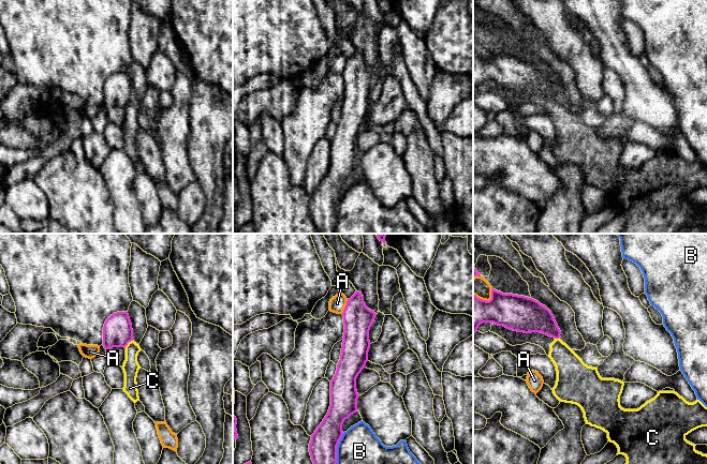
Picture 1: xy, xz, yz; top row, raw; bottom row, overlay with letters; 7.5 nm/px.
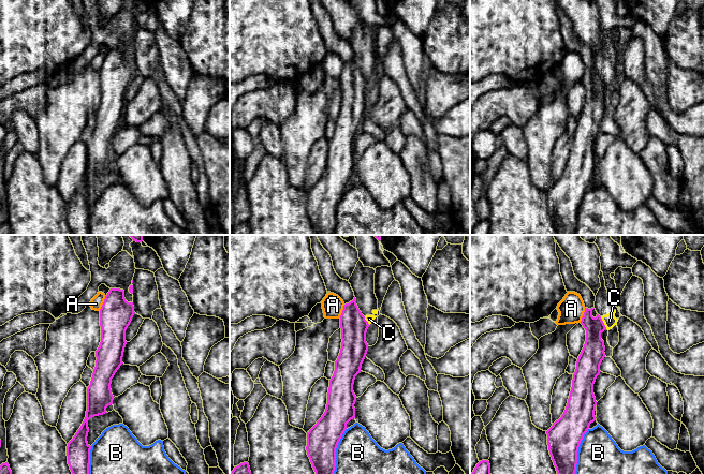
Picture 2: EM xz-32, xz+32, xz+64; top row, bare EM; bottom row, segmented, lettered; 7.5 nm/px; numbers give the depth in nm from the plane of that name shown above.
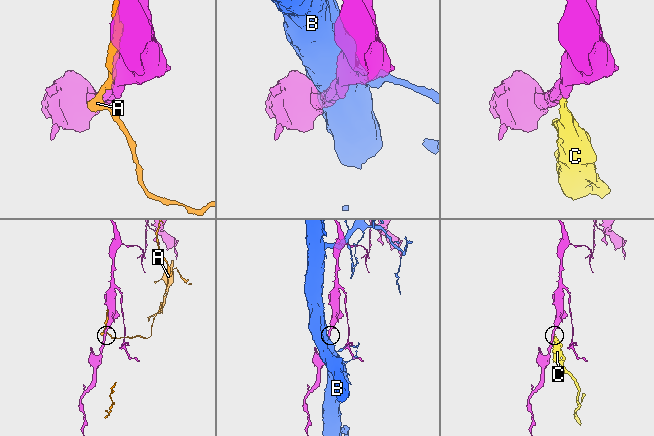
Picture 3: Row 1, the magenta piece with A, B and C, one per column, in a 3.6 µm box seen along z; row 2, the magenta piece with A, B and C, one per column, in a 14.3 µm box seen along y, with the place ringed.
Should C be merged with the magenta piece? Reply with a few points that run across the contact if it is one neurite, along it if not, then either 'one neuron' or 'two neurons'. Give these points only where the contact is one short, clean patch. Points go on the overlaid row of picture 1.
line xy (132, 340), (124, 347); two neurons

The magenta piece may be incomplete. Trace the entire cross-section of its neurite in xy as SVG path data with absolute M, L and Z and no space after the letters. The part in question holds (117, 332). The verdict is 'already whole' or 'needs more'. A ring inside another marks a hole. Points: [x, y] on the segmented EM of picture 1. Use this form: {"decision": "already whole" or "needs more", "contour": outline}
{"decision": "already whole", "contour": "M117 312L111 315L103 327L103 346L124 347L133 341L133 329L128 312Z"}

